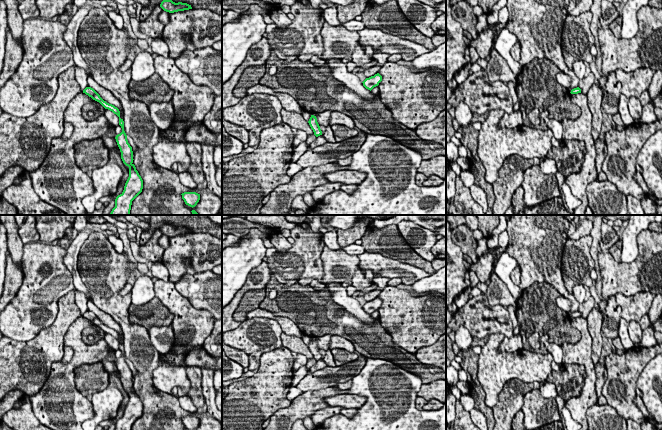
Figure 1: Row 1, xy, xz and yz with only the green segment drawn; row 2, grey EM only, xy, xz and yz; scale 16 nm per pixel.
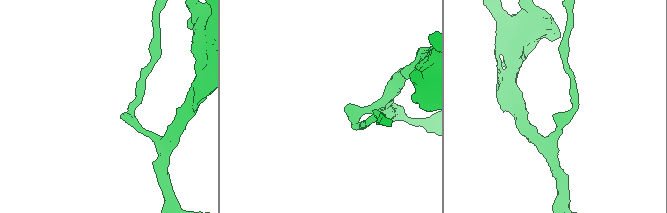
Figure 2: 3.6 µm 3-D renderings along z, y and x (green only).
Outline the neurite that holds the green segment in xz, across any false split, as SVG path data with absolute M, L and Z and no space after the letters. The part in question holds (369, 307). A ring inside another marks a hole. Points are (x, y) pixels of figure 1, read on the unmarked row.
M377 297L374 300L366 302L362 307L366 313L371 315L374 311L378 310L381 305L382 300L379 297Z

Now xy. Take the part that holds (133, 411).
M86 311L83 317L99 326L105 333L112 335L119 341L119 349L122 356L116 359L115 363L121 376L123 387L129 391L129 401L125 407L123 416L115 423L115 430L131 430L132 425L142 416L143 404L133 388L133 375L128 367L127 359L124 355L124 345L120 342L120 335L117 331L104 325L100 319L91 311Z

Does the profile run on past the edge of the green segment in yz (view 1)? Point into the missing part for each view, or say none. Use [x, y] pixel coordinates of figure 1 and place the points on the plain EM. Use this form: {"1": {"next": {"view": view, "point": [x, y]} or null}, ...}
{"1": {"next": null}}

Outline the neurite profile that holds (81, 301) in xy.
M75 290L75 302L80 310L81 315L83 316L83 314L86 311L88 311L88 307L87 307L88 300L85 294L83 294L82 292L79 292L78 290Z

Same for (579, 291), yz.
M582 284L575 285L573 287L573 294L579 304L581 304L585 301L586 290Z

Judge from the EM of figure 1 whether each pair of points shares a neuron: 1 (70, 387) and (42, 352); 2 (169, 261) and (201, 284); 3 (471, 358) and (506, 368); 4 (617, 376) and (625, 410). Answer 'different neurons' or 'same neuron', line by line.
1: different neurons
2: different neurons
3: different neurons
4: same neuron

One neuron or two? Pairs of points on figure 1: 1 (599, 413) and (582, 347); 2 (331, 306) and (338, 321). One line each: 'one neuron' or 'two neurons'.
1: two neurons
2: one neuron

